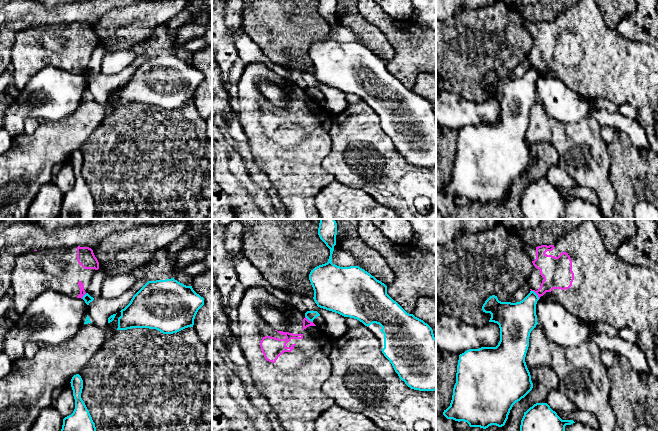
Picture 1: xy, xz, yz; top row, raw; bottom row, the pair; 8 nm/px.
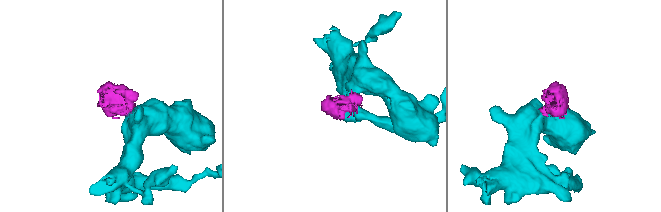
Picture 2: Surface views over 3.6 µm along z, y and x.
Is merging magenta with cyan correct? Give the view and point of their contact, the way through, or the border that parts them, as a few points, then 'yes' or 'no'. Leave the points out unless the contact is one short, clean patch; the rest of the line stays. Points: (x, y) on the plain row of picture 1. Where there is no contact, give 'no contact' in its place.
contact yz (536, 69); border yz (531, 66), (539, 74); no

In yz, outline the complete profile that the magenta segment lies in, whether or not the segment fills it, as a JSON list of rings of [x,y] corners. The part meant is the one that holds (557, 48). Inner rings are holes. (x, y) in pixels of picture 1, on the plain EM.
[[[580,0],[566,9],[554,21],[525,21],[533,39],[527,57],[539,75],[558,78],[572,91],[584,97],[589,106],[595,98],[605,98],[620,106],[626,104],[637,112],[636,120],[643,128],[652,151],[658,155],[658,49],[644,42],[624,37],[616,28],[607,27],[595,0]]]

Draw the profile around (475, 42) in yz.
[[[500,0],[480,9],[462,9],[444,21],[436,19],[436,93],[453,92],[477,103],[488,99],[491,90],[482,86],[485,77],[495,71],[499,77],[508,78],[530,53],[533,39],[525,21],[520,10],[513,10]]]

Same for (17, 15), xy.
[[[12,0],[0,11],[0,75],[6,71],[7,66],[11,63],[12,48],[18,32],[34,26],[55,26],[64,23],[80,22],[93,25],[112,8],[128,6],[140,1],[154,2],[158,0],[88,0],[64,4],[54,10],[47,9],[36,0]]]

